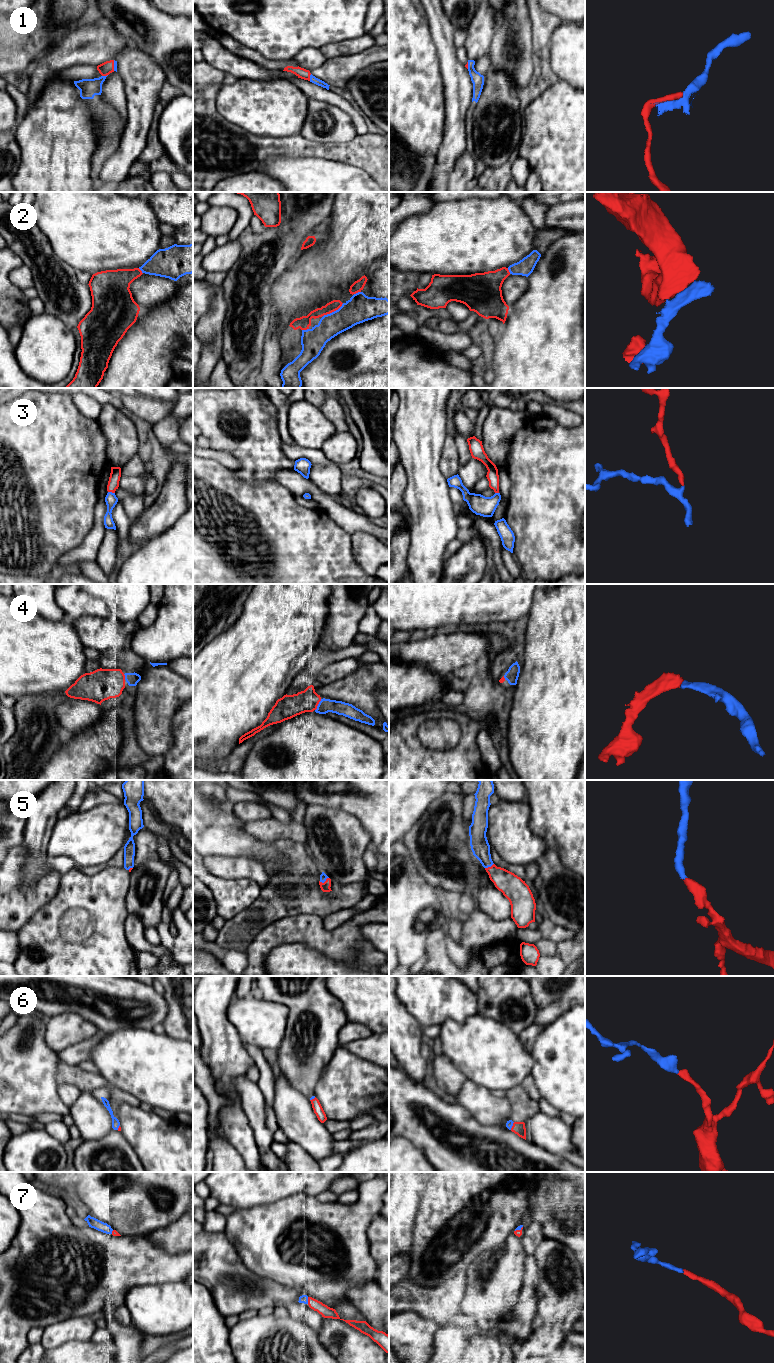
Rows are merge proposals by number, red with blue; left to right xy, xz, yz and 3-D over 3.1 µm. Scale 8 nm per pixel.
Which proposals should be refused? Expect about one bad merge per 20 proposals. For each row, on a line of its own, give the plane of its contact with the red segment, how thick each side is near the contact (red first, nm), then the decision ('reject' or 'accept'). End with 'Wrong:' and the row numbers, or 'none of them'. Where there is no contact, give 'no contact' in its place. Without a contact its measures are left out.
1: meets red in xz; 90 nm thick on the red side, 60 nm on the other; accept
2: meets red in xz; 100 nm thick on the red side, 220 nm on the other; accept
3: meets red in xy; 90 nm thick on the red side, 100 nm on the other; accept
4: meets red in xz; 190 nm thick on the red side, 110 nm on the other; accept
5: meets red in xz; 80 nm thick on the red side, 60 nm on the other; accept
6: meets red in yz; 100 nm thick on the red side, 60 nm on the other; accept
7: meets red in xz; 90 nm thick on the red side, 60 nm on the other; accept
Wrong: none of them

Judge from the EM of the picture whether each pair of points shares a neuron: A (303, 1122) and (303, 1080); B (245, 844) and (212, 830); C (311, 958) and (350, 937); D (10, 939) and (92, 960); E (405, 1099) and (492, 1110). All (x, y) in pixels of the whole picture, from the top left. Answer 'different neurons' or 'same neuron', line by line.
A: different neurons
B: same neuron
C: different neurons
D: different neurons
E: different neurons

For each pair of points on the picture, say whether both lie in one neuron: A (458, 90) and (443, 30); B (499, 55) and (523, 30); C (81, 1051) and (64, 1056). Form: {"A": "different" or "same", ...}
{"A": "same", "B": "same", "C": "same"}

